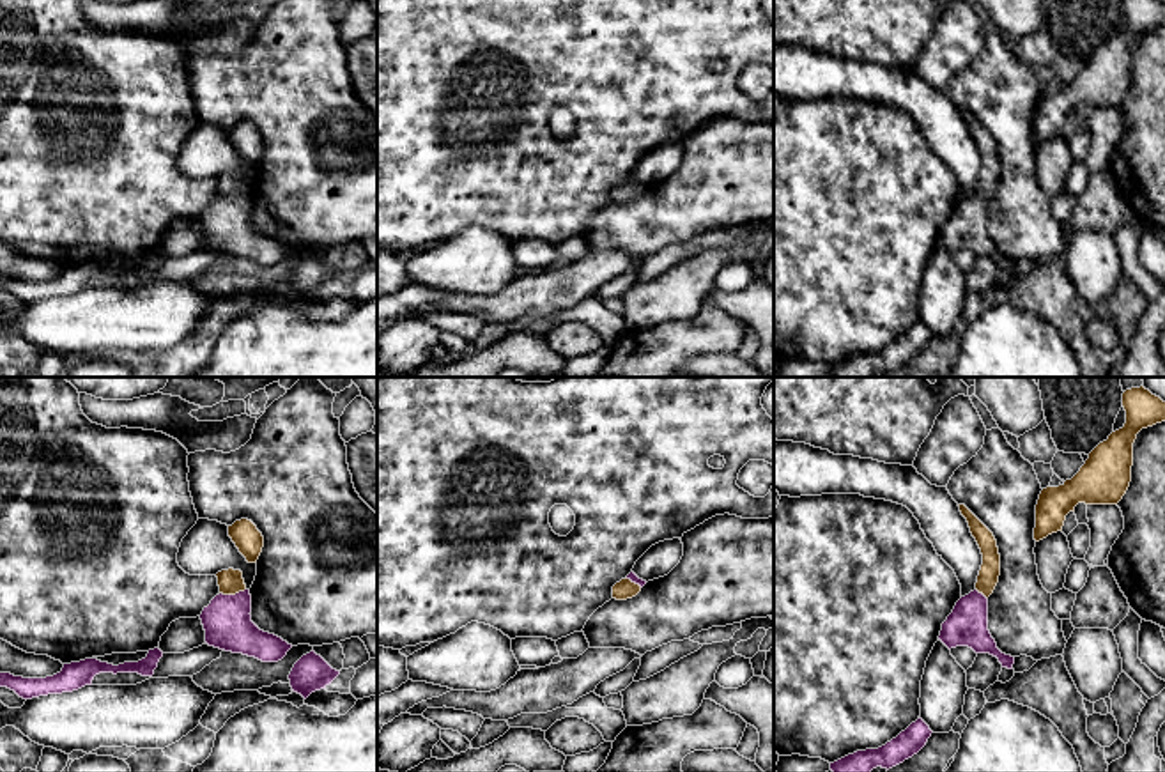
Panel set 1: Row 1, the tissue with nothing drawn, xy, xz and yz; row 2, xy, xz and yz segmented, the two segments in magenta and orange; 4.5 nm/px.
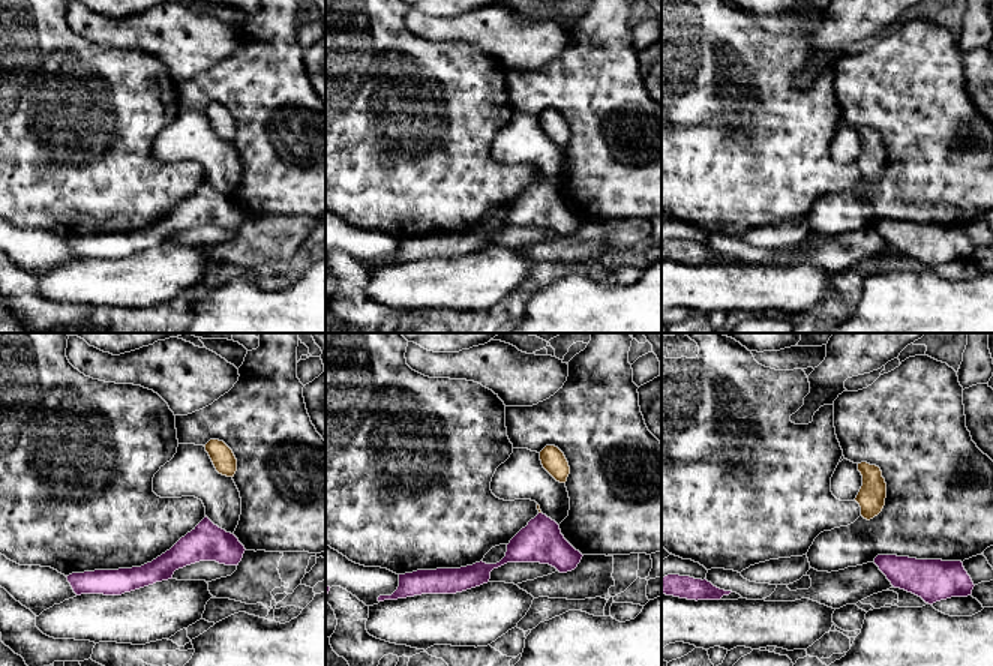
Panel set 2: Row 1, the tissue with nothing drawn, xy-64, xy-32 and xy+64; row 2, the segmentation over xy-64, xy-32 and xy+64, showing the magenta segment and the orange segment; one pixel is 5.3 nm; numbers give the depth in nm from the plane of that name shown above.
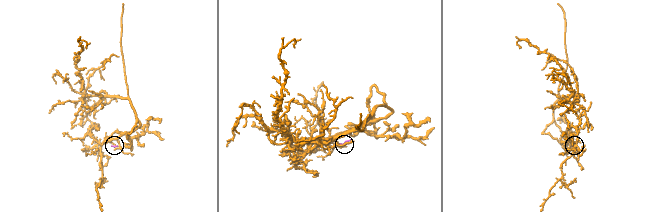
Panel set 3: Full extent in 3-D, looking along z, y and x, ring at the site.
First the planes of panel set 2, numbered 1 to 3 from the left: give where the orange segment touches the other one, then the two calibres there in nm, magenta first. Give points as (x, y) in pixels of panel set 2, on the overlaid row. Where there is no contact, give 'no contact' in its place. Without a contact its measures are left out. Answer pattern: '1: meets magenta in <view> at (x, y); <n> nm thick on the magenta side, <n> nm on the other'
1: no contact
2: no contact
3: no contact

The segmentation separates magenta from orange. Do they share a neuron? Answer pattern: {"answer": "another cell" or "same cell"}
{"answer": "same cell"}

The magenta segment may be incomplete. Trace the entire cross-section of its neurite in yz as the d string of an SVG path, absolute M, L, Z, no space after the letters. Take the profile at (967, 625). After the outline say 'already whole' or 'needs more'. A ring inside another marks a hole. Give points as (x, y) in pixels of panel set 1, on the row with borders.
M958 505L976 538L983 565L976 590L961 597L953 613L942 623L938 639L951 650L968 646L976 653L990 653L1002 668L1013 669L1015 657L1002 653L988 630L988 597L993 593L1000 575L1000 554L993 533L965 506Z; needs more

